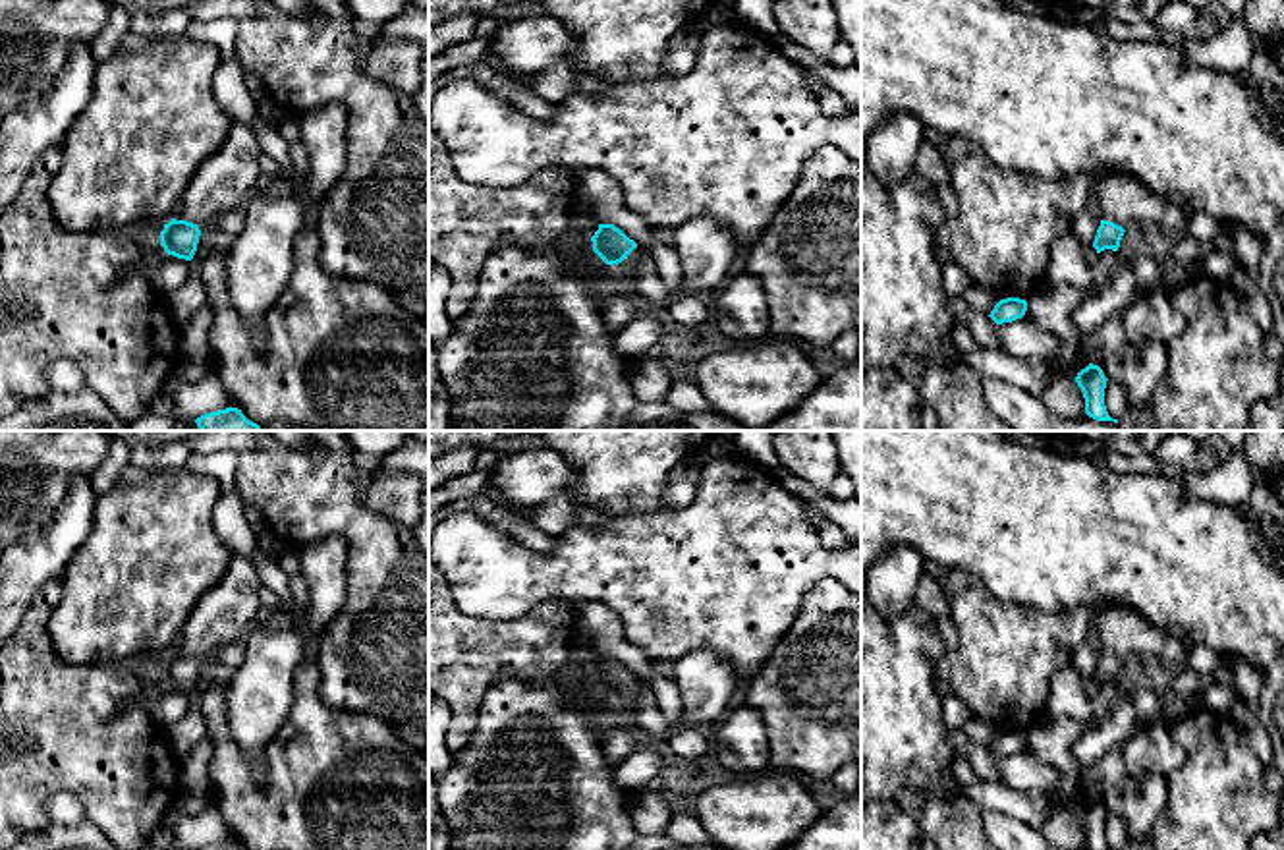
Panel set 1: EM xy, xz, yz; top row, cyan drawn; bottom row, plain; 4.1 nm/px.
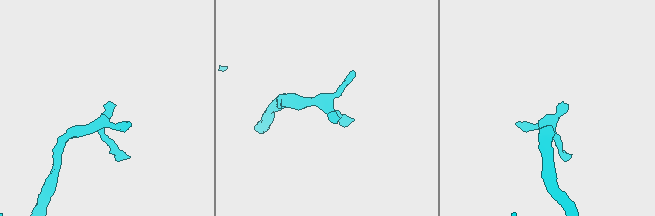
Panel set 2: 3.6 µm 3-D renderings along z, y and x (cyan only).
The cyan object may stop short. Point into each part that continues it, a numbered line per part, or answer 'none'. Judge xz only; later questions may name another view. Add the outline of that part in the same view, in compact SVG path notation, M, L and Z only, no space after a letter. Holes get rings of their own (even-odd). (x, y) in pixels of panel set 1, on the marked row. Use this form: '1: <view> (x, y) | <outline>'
1: xz (636, 255) | M637 245L622 263L614 265L614 270L622 274L631 274L631 270L639 265L643 255L645 249Z

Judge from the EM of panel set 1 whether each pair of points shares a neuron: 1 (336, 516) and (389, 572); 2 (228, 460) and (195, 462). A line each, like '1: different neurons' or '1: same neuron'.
1: same neuron
2: same neuron

